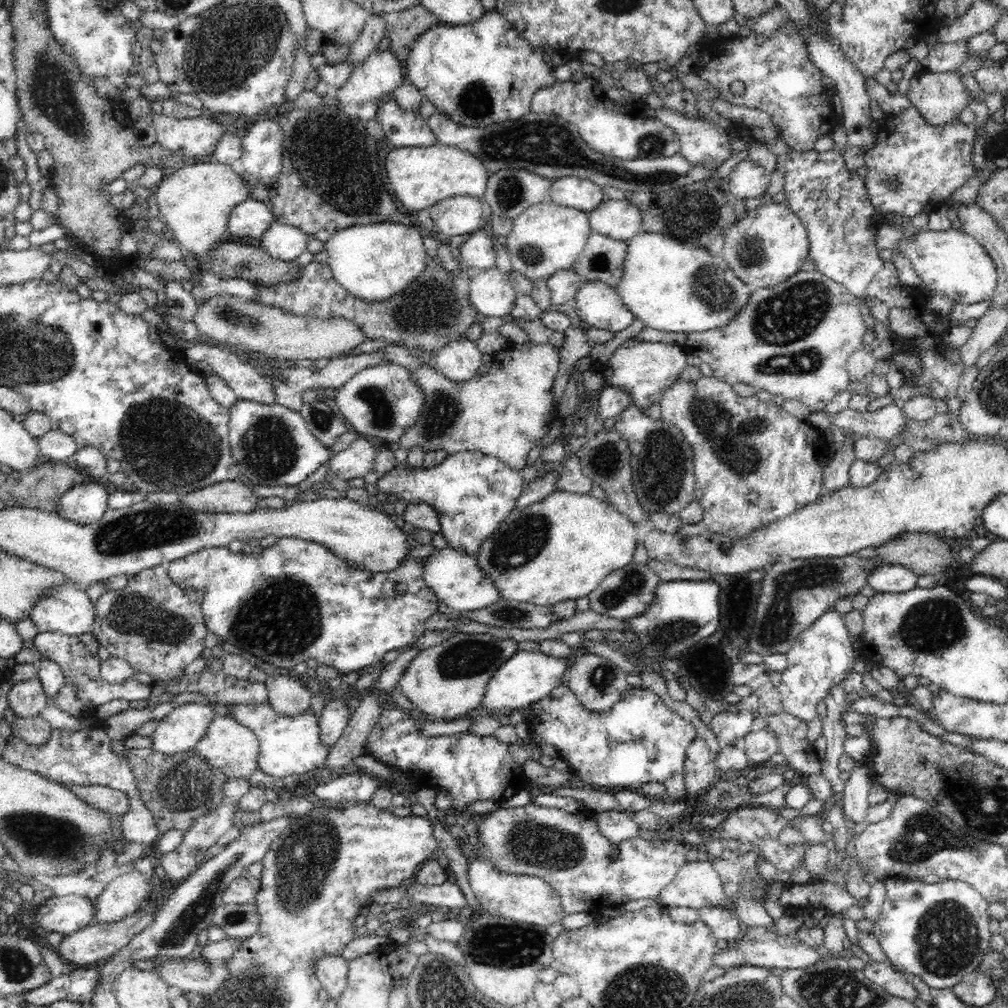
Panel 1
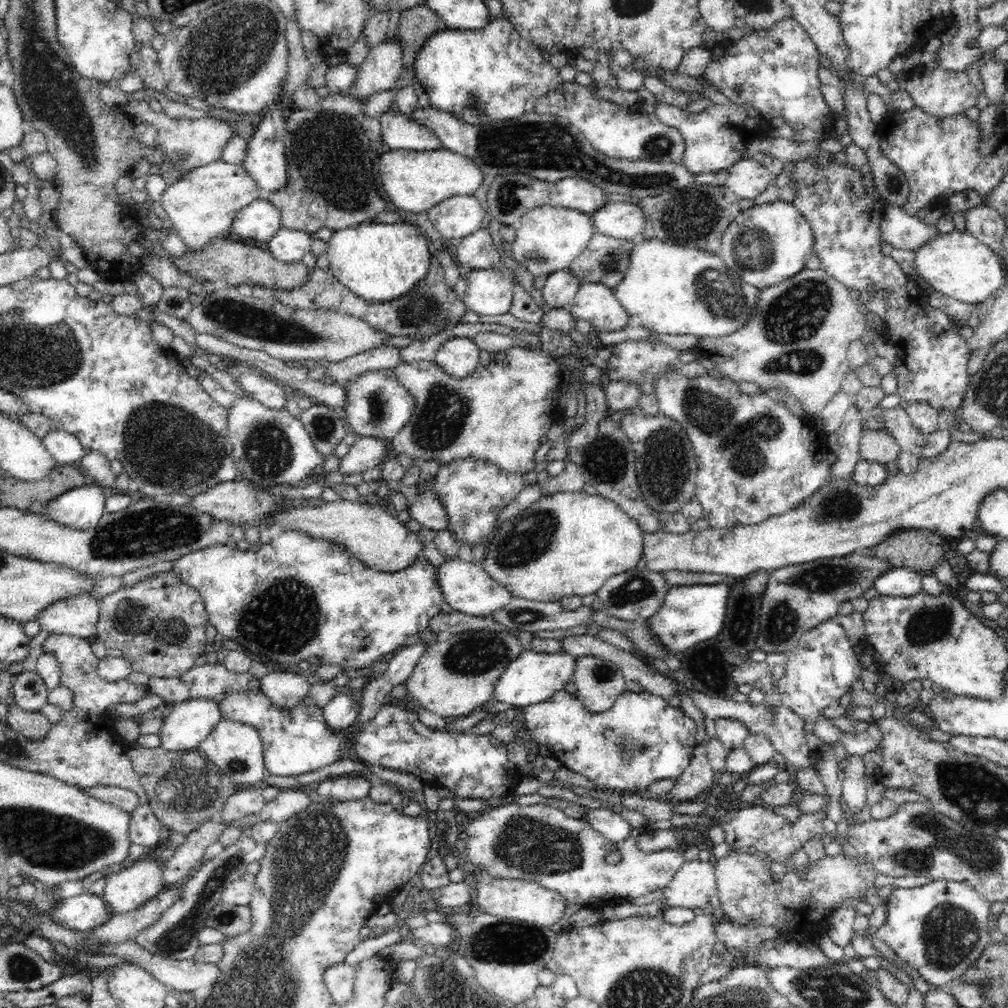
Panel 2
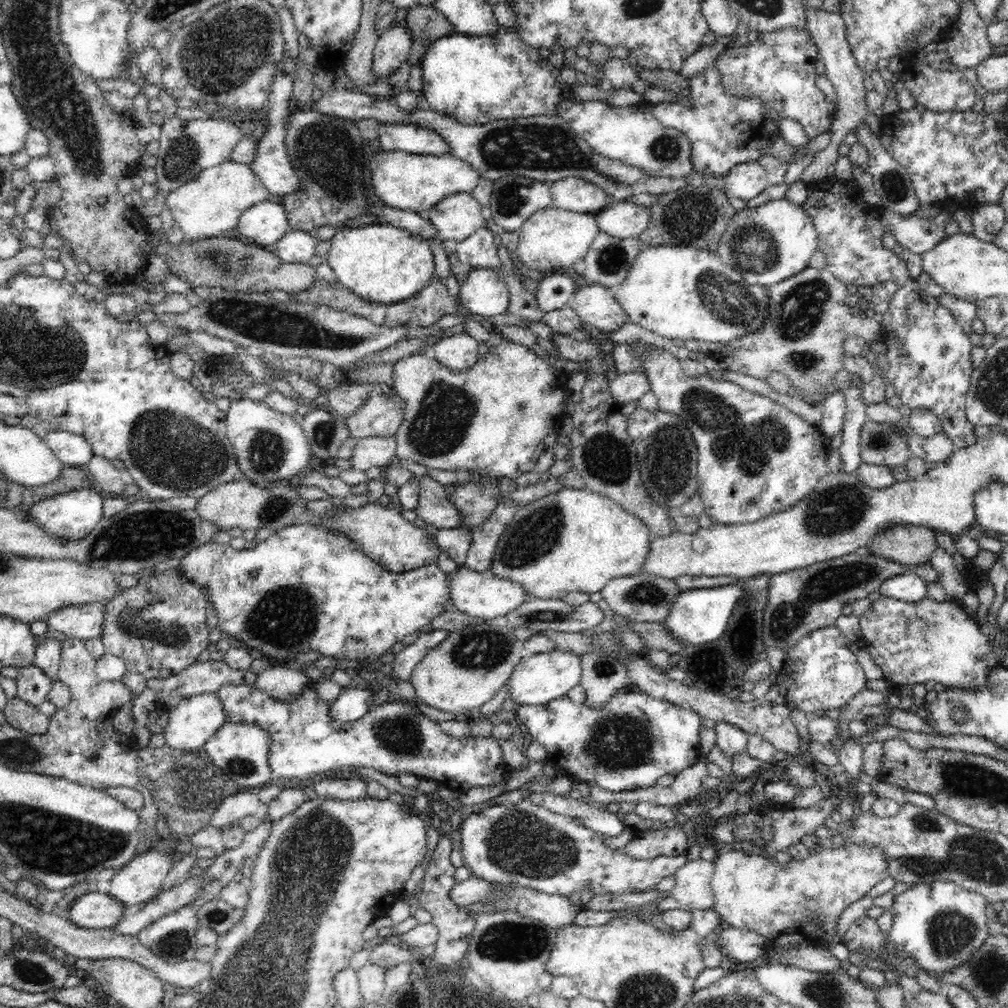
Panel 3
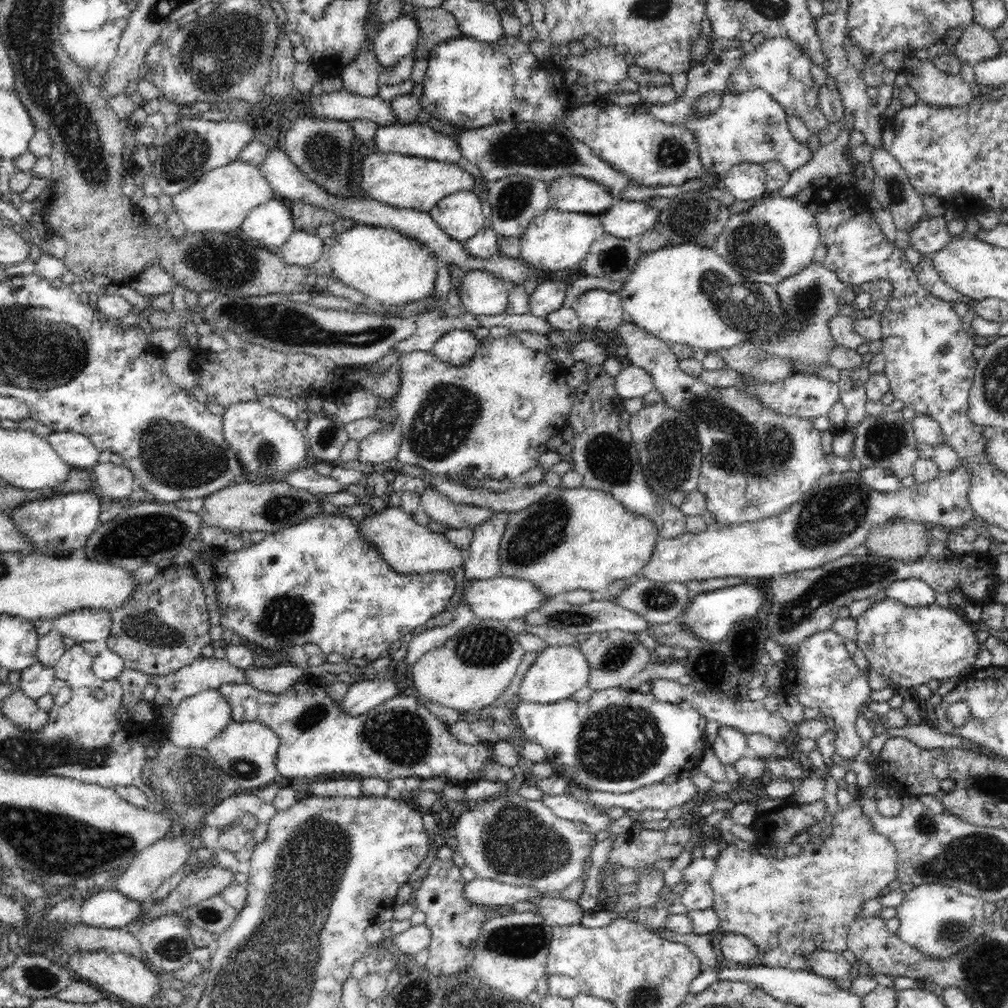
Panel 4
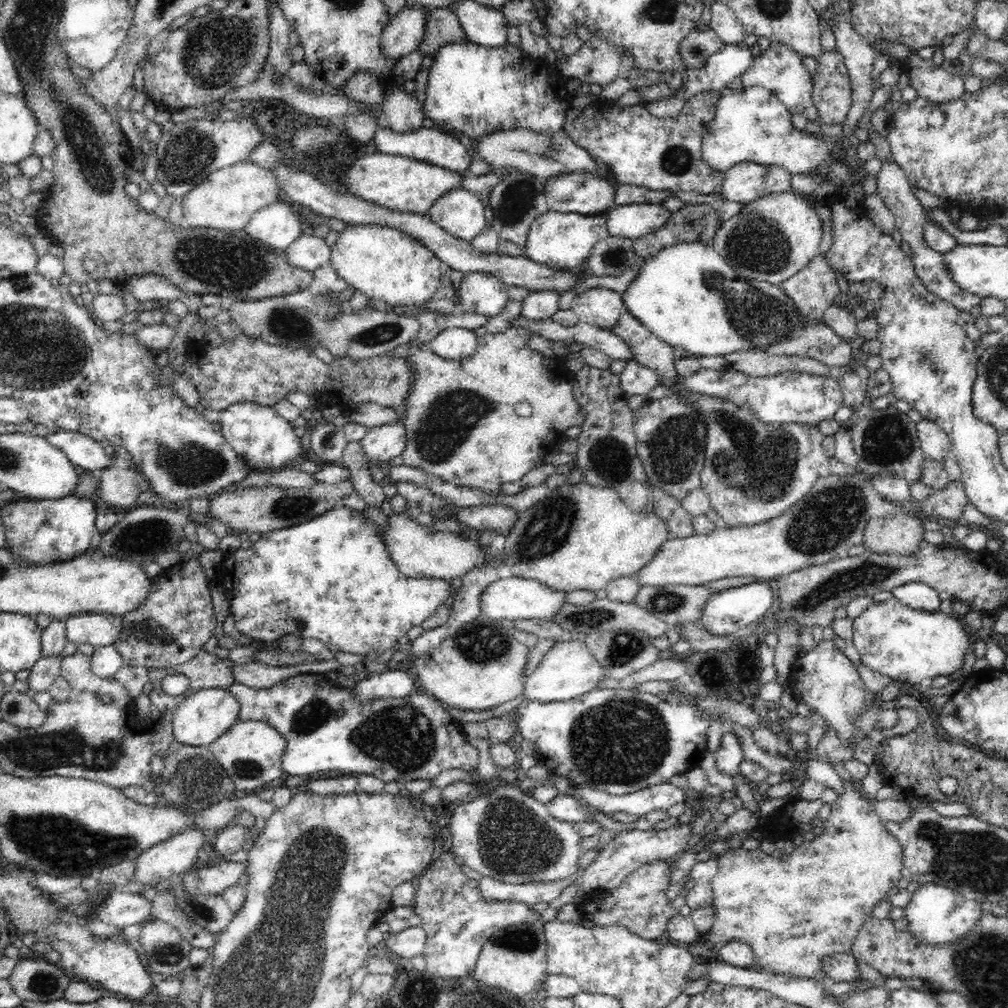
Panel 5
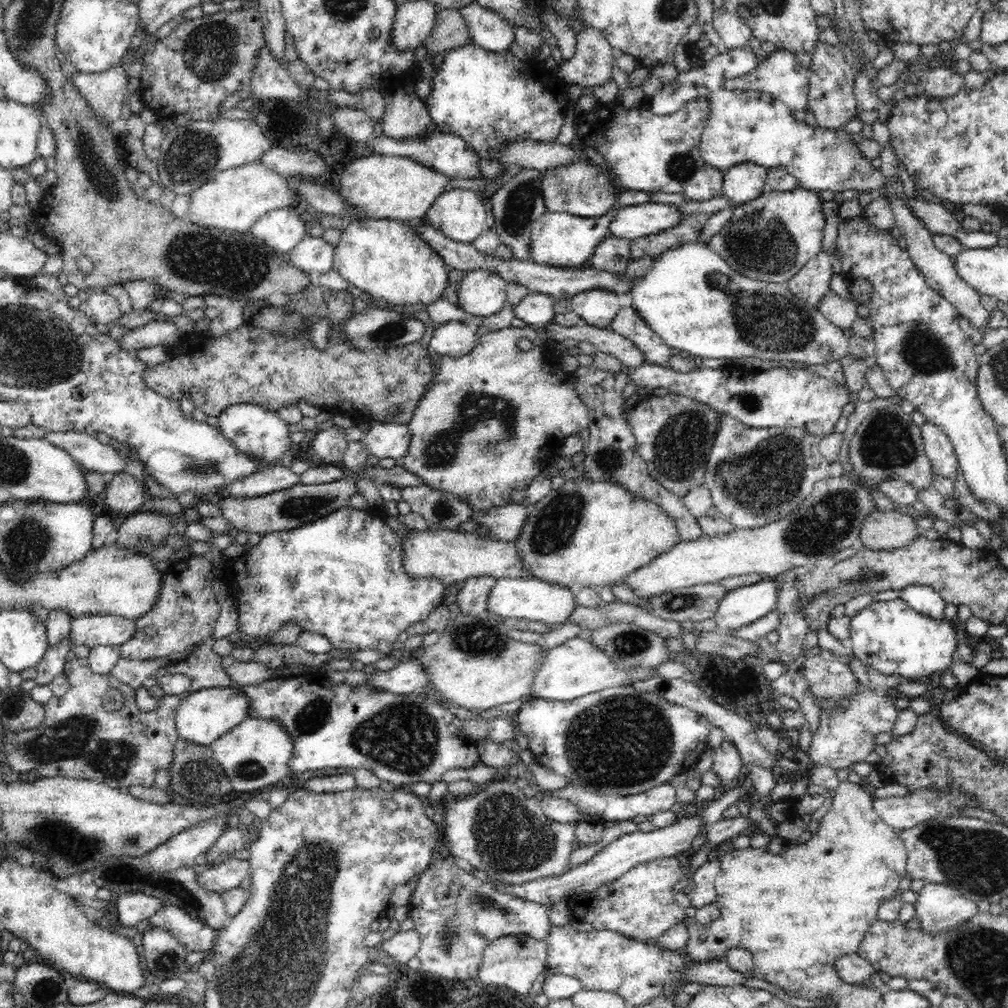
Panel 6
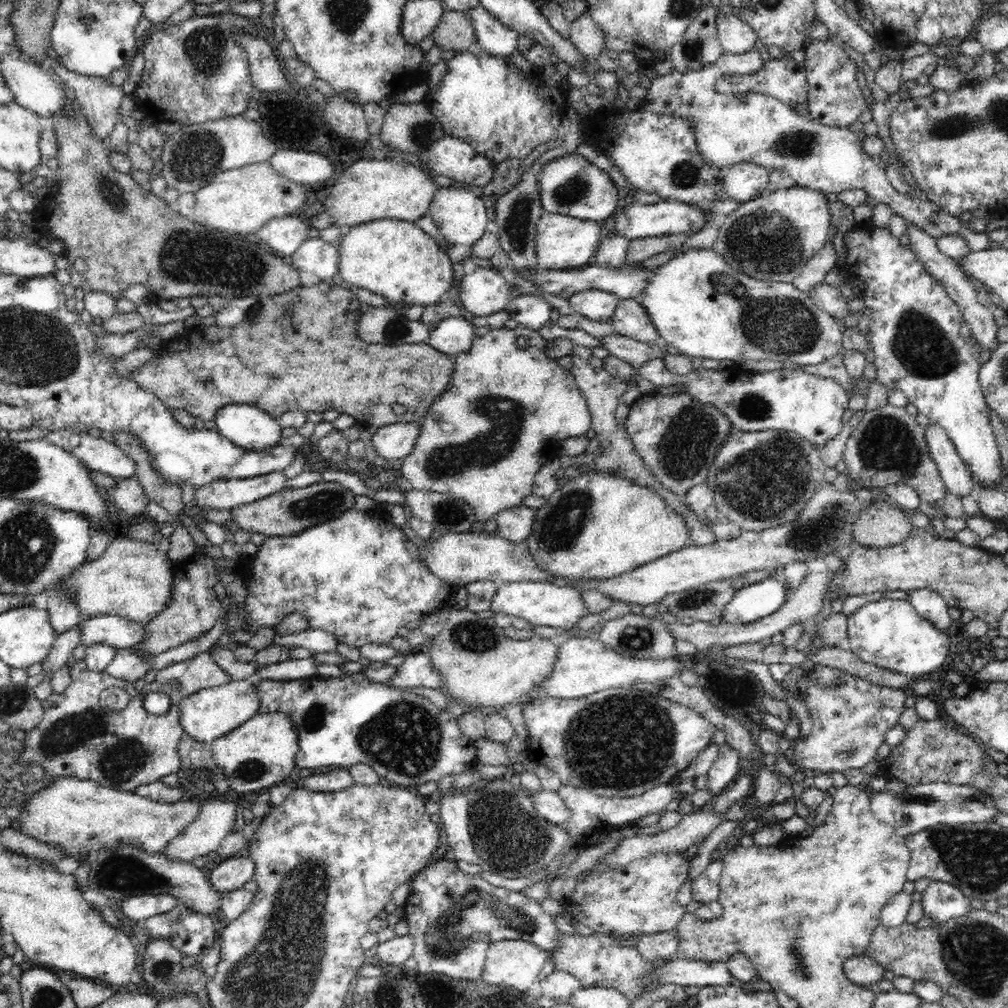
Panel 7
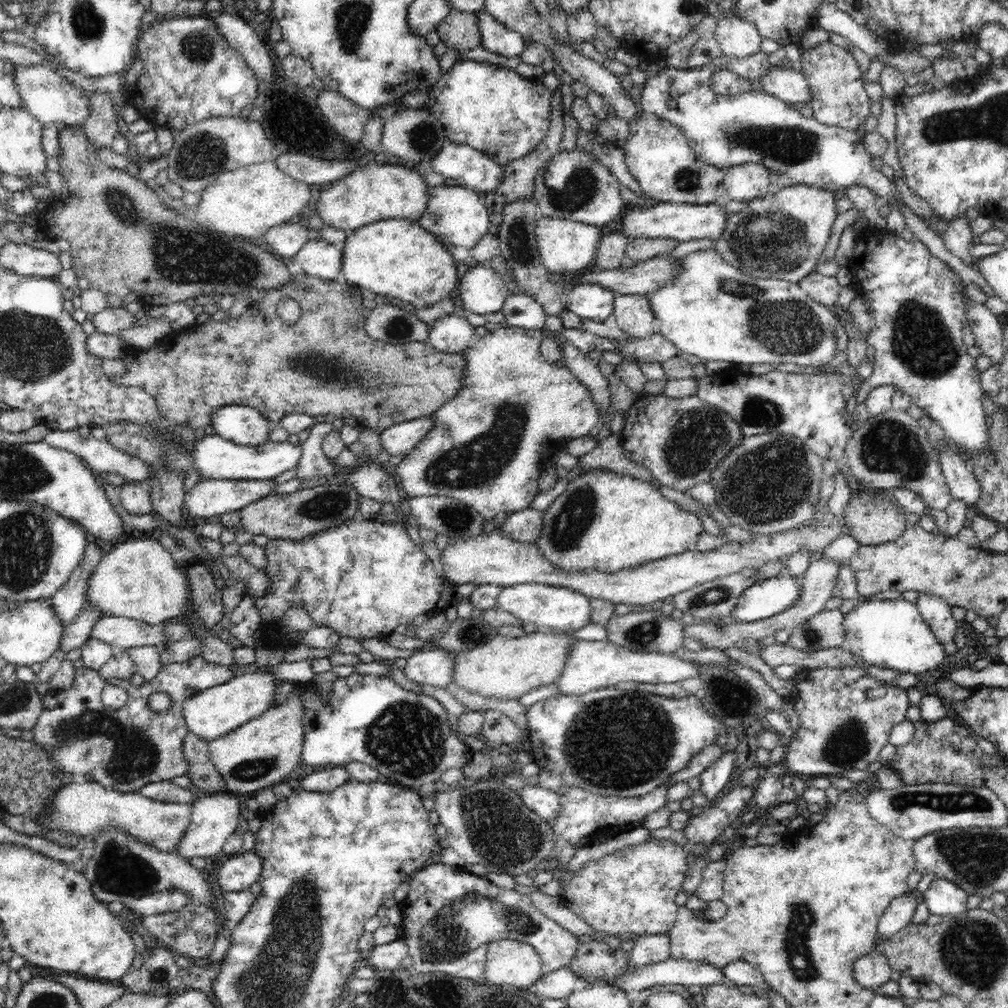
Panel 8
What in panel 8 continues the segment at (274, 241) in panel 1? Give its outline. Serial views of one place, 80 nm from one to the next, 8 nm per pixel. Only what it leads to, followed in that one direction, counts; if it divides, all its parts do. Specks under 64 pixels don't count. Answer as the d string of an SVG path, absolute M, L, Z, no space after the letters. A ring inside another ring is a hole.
M320 238L306 242L293 259L305 274L325 281L336 281L342 270L343 251Z

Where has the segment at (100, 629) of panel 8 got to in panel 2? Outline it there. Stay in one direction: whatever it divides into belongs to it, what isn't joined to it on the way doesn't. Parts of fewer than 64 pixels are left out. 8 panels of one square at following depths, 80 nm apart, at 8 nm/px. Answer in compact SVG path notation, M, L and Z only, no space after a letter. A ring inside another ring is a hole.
M80 594L44 608L37 621L48 633L89 640L96 635L99 610L100 600Z

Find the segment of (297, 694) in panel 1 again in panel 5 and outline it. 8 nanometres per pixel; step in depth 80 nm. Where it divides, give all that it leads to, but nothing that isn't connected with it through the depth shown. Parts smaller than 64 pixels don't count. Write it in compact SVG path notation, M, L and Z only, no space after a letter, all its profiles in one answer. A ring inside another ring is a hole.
M334 659L323 662L306 662L294 666L270 666L260 664L255 660L248 663L236 664L230 661L232 675L236 683L240 683L253 689L268 689L286 682L288 678L304 673L322 673L332 670L340 670L343 665Z

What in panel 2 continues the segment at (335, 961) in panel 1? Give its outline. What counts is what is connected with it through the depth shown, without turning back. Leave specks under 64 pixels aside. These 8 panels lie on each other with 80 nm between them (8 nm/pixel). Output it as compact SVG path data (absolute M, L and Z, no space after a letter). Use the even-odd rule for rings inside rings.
M344 962L325 968L323 983L330 991L334 1004L342 1006L352 998L355 967Z

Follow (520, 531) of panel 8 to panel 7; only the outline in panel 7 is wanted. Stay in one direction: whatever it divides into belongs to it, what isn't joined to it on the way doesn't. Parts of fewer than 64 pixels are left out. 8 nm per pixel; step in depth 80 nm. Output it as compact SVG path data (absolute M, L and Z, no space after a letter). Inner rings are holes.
M523 504L501 510L494 516L498 528L496 533L513 543L522 543L530 536L534 517L535 509Z

